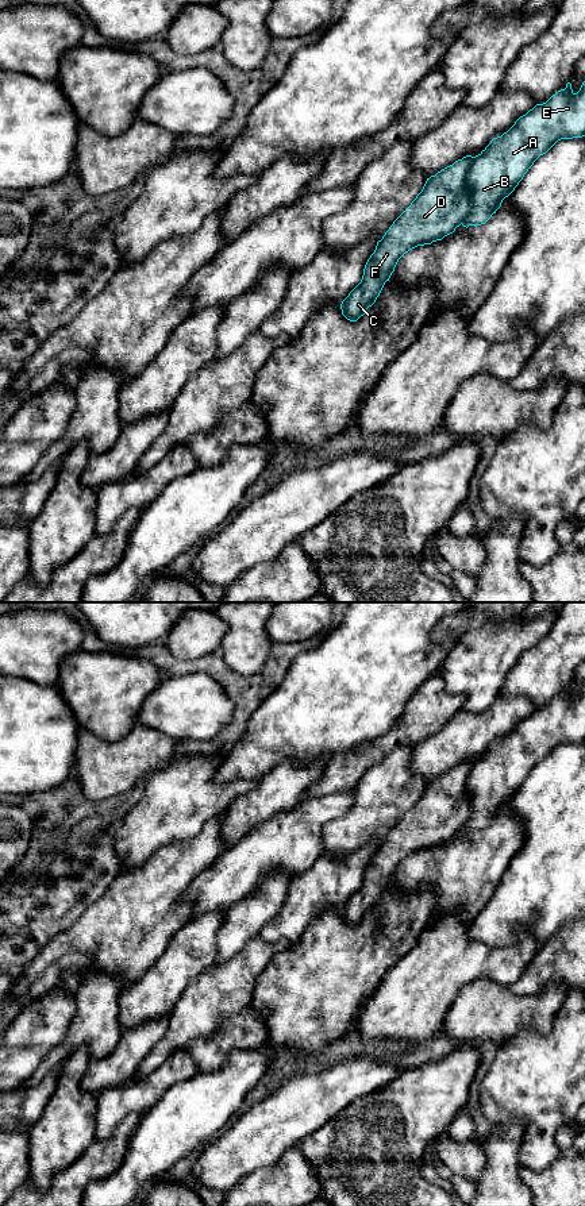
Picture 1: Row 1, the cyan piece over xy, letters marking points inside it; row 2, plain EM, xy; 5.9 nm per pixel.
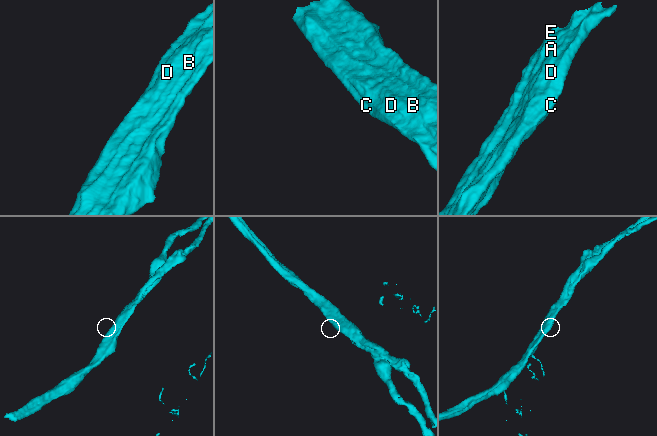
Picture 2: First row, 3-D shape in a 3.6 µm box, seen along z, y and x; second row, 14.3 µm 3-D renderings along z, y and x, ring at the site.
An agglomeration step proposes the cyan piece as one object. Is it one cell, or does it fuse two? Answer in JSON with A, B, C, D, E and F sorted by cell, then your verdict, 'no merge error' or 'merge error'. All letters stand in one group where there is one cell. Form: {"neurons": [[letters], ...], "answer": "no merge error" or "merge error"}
{"neurons": [["A", "B", "E"], ["C", "D", "F"]], "answer": "merge error"}

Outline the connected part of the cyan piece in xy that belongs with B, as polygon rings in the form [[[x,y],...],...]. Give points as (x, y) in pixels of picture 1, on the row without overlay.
[[[585,686],[577,698],[567,687],[546,708],[536,709],[501,741],[490,748],[472,766],[466,779],[466,799],[470,814],[462,827],[463,832],[485,829],[501,812],[534,767],[546,759],[558,745],[585,741]]]

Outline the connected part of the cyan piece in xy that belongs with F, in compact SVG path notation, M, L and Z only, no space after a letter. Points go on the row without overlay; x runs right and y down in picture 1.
M466 760L427 783L422 797L377 847L361 887L340 909L347 925L357 926L376 908L405 858L442 845L462 829L470 814L466 779L473 764Z

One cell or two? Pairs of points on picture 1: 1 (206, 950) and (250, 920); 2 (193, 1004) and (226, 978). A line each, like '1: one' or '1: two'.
1: two
2: one

